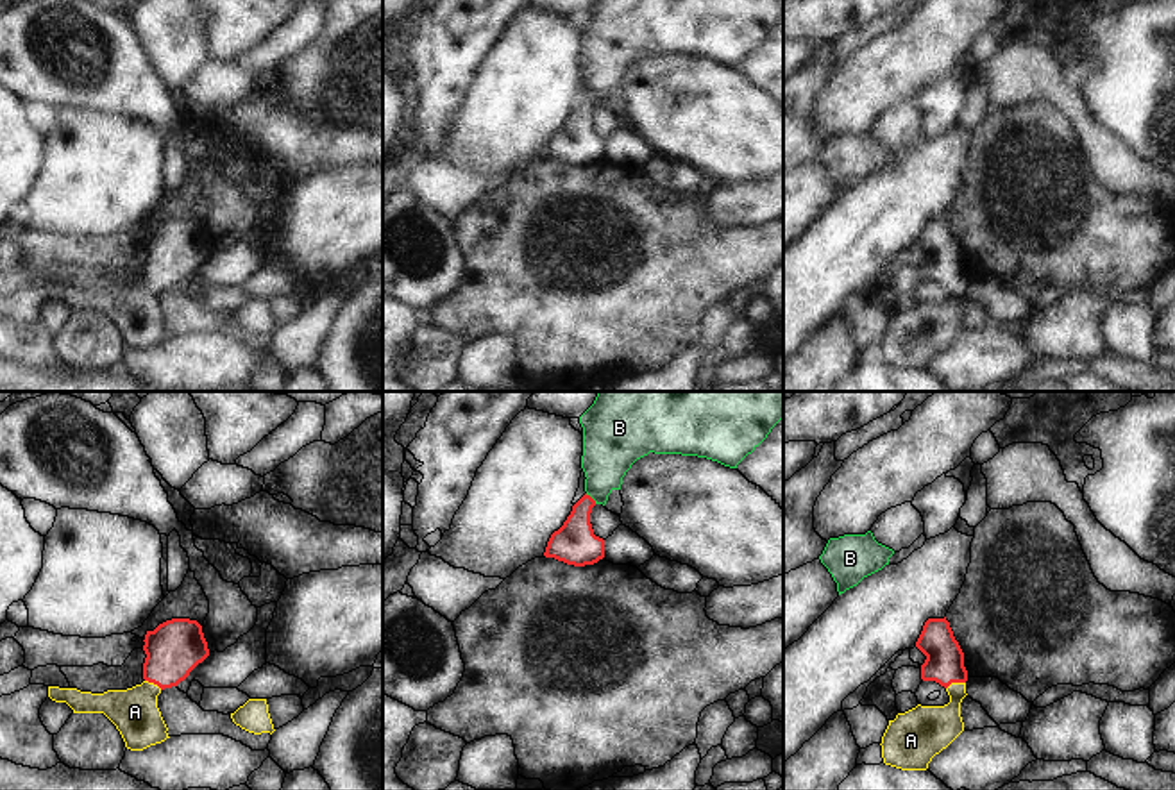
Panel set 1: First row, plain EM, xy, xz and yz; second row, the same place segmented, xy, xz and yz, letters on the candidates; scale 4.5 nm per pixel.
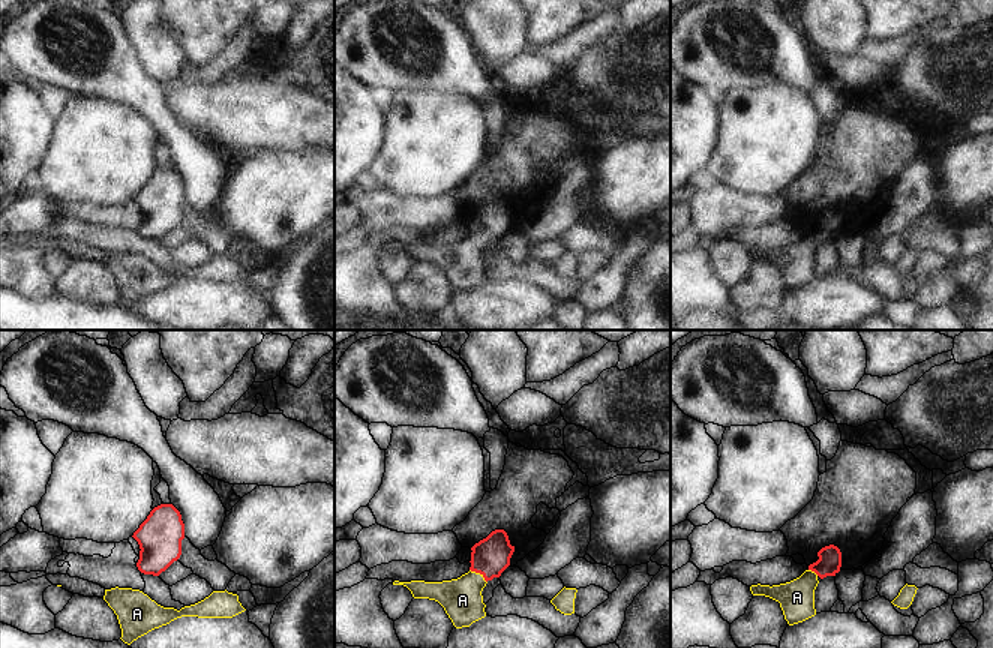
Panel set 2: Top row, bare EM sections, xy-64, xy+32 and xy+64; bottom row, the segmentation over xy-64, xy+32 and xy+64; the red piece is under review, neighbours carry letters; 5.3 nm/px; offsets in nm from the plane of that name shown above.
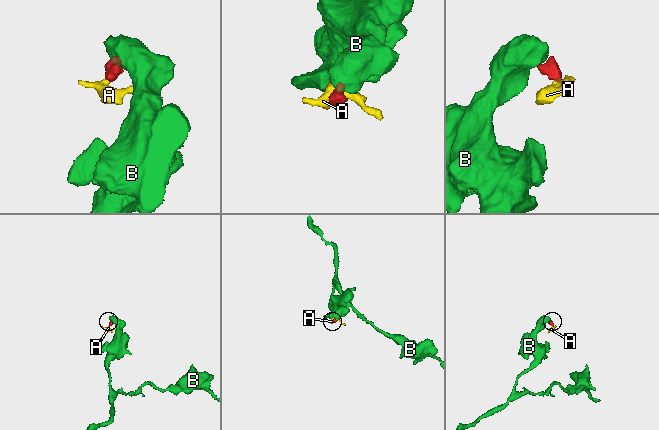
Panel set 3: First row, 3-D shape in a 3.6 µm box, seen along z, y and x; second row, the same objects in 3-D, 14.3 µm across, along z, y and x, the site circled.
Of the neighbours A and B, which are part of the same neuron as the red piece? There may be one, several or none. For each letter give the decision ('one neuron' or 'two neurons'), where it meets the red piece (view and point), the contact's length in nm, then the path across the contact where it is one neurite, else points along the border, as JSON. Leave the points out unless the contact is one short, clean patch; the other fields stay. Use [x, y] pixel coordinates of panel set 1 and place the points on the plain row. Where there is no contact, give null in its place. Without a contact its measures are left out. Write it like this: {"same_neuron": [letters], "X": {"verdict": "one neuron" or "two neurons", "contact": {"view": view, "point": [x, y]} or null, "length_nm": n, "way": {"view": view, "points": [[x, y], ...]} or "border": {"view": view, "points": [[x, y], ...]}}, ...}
{"same_neuron": ["A"], "A": {"verdict": "one neuron", "contact": {"view": "yz", "point": [955, 281]}, "length_nm": 90, "way": {"view": "yz", "points": [[945, 260], [955, 281], [954, 304], [929, 329]]}}, "B": {"verdict": "two neurons", "contact": {"view": "xz", "point": [591, 97]}, "length_nm": 70, "border": {"view": "xz", "points": [[585, 93], [596, 102]]}}}

